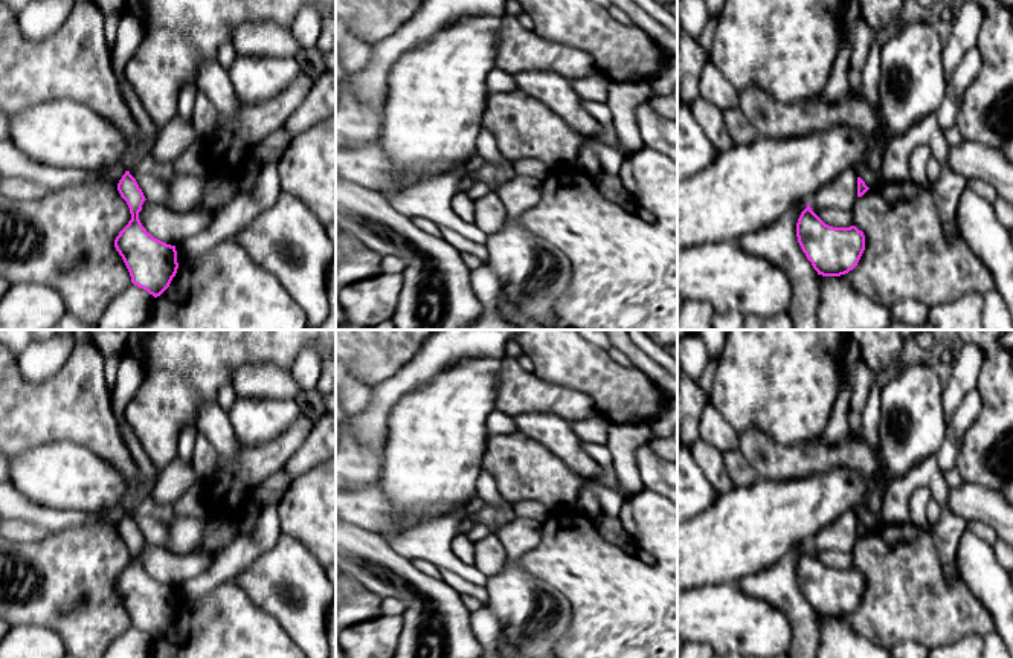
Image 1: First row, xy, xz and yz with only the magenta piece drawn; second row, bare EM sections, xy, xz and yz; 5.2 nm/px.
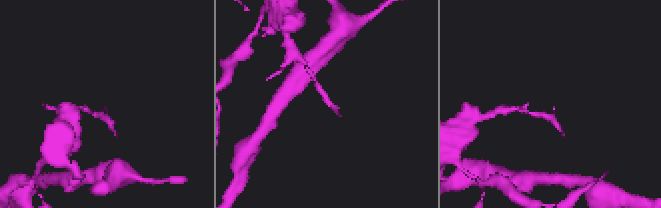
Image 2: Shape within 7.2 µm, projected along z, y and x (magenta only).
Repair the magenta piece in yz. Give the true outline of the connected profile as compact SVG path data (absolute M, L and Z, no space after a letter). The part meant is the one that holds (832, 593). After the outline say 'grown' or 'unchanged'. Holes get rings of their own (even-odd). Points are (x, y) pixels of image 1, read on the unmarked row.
M810 550L796 565L798 585L818 617L841 618L853 612L863 592L865 577L856 568L833 569L825 566Z; unchanged

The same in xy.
M130 513L119 522L117 533L130 550L131 562L116 579L114 589L130 614L131 624L157 640L177 615L175 588L154 580L142 568L139 554L146 540Z; unchanged

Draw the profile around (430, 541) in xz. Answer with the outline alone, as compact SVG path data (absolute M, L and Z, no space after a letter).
M465 510L438 516L416 527L407 527L404 533L389 542L391 548L409 560L427 560L449 569L464 580L487 586L488 577L474 565L467 565L456 557L452 540L459 534L459 524L467 518Z

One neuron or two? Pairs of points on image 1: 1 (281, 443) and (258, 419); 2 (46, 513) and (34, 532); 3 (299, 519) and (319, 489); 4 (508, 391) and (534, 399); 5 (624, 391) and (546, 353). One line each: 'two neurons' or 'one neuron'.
1: two neurons
2: two neurons
3: one neuron
4: one neuron
5: one neuron

